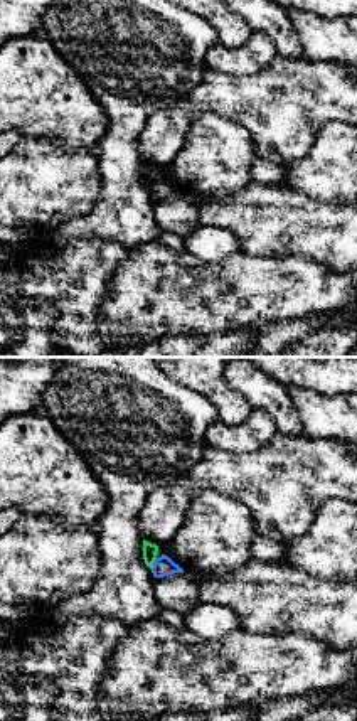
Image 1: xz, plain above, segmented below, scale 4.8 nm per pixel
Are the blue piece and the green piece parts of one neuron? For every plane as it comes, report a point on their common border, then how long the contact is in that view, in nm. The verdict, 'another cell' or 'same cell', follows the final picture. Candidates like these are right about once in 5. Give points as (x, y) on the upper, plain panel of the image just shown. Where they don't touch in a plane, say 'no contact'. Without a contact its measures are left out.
contact (154, 186); length 70 nm

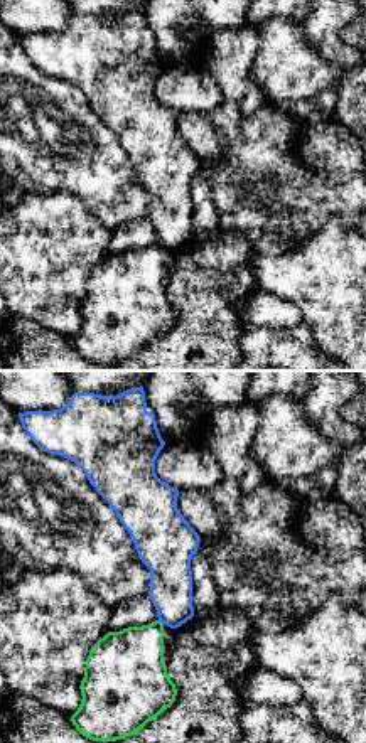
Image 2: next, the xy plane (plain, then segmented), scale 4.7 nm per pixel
contact (162, 245); length 40 nm

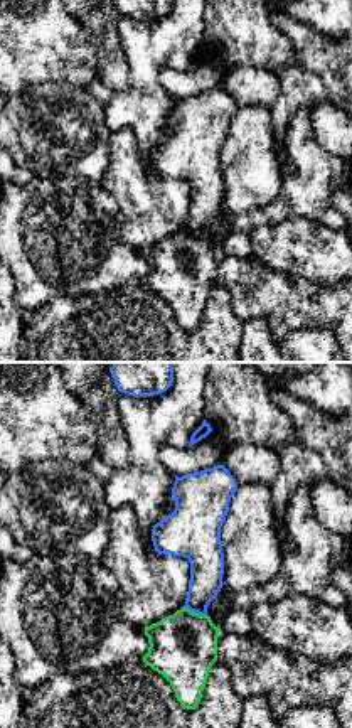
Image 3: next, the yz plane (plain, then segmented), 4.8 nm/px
contact (196, 235); length 120 nm

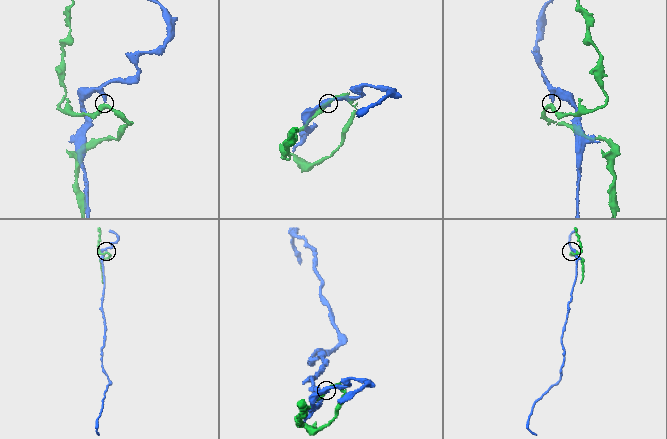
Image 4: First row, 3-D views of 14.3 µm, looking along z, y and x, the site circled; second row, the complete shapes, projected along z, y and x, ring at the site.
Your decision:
another cell

